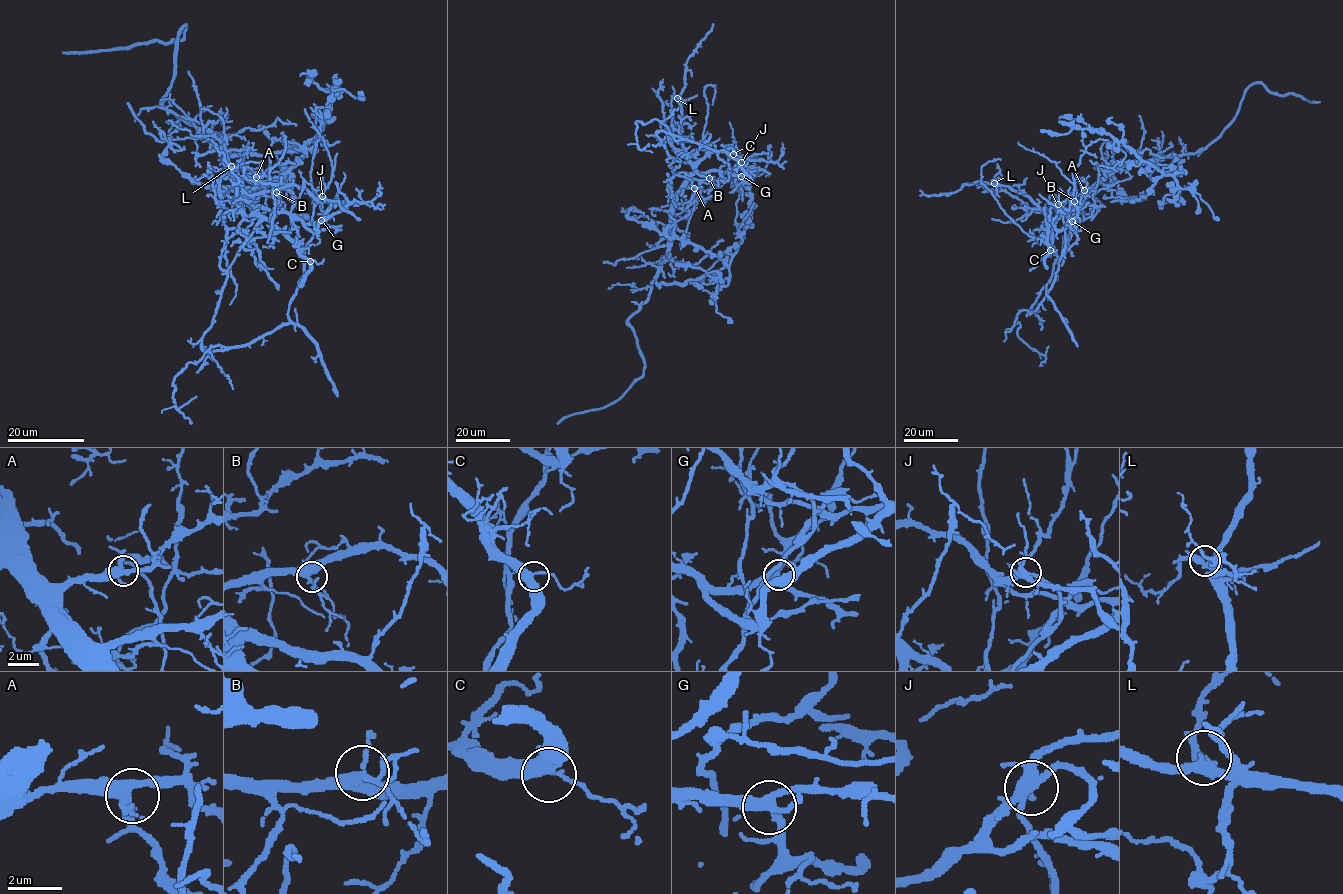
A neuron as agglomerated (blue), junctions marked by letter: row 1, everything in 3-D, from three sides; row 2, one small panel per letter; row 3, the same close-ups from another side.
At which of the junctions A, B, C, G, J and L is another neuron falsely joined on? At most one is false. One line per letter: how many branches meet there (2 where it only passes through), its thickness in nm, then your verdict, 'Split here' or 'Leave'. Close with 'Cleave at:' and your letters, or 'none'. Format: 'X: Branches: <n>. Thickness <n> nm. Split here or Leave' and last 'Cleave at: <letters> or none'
A: Branches: 4. Thickness 360 nm. Leave
B: Branches: 5. Thickness 360 nm. Leave
C: Branches: 4. Thickness 400 nm. Leave
G: Branches: 4. Thickness 360 nm. Leave
J: Branches: 7. Thickness 360 nm. Split here
L: Branches: 4. Thickness 340 nm. Leave
Cleave at: J

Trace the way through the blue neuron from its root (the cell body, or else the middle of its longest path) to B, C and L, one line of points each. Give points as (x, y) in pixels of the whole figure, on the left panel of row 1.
B: (219, 137), (227, 172), (249, 195), (276, 192)
C: (219, 137), (225, 168), (237, 185), (256, 209), (310, 261)
L: (219, 137), (227, 177), (253, 205), (254, 210), (249, 215), (240, 208), (236, 193), (237, 172), (231, 166)

